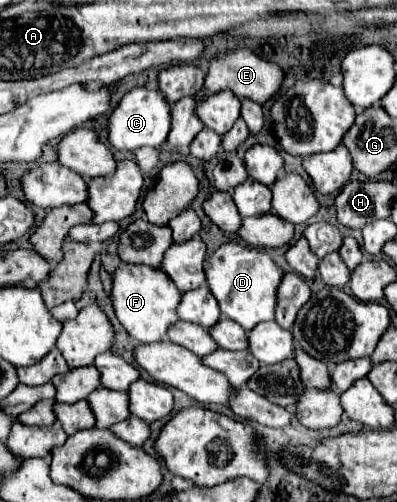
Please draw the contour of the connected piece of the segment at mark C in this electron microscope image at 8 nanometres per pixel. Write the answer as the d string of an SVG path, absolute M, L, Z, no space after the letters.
M133 88L123 96L119 106L109 116L109 140L117 150L137 150L143 146L161 148L167 142L171 130L171 106L167 98L157 90Z

